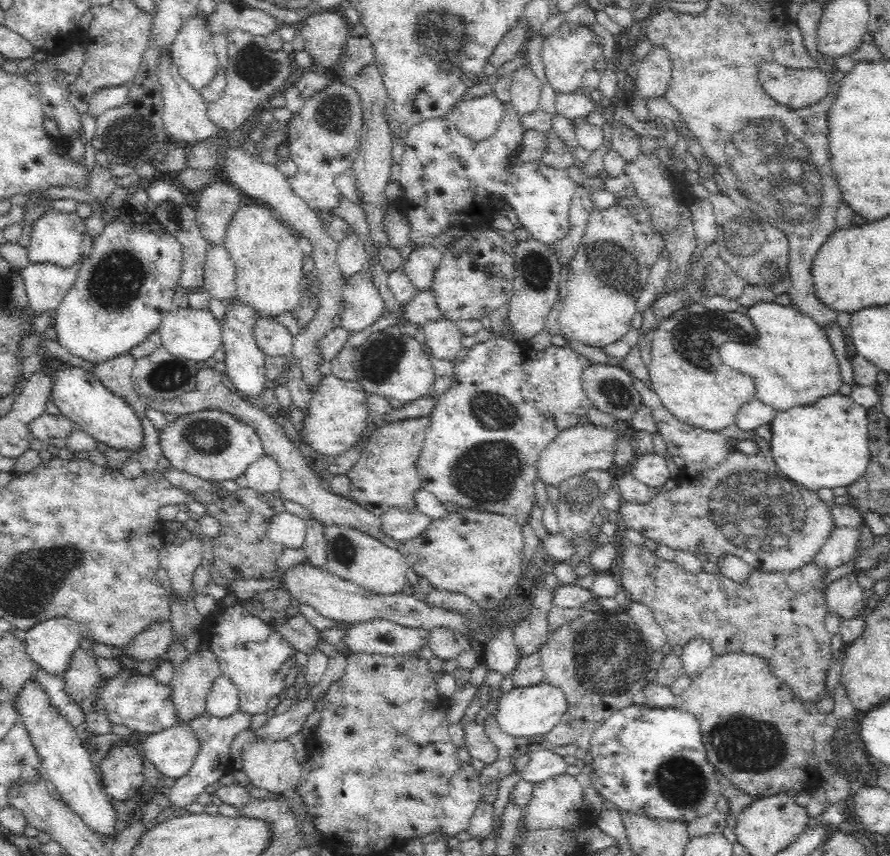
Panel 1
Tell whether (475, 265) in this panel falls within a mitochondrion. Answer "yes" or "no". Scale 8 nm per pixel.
no

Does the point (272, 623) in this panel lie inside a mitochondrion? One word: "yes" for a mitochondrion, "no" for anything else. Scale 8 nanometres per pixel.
no

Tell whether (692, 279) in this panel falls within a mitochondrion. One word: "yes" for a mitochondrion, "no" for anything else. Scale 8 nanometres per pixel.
no

